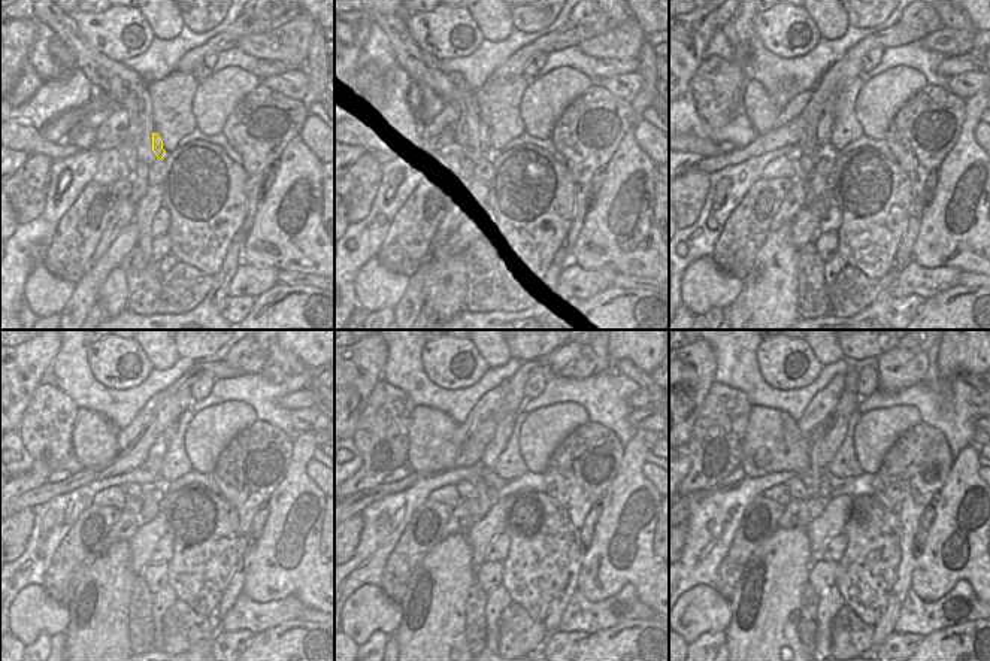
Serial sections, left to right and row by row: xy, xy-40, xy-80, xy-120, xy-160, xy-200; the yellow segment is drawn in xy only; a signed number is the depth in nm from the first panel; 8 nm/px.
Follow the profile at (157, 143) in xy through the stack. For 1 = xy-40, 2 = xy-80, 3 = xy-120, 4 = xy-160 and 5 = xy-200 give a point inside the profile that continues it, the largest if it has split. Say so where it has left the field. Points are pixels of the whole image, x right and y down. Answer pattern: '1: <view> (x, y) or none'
1: xy-40 (486, 132)
2: xy-80 (823, 132)
3: xy-120 (154, 461)
4: xy-160 (496, 445)
5: xy-200 (835, 425)

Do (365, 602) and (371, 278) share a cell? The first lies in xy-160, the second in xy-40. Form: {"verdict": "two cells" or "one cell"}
{"verdict": "one cell"}

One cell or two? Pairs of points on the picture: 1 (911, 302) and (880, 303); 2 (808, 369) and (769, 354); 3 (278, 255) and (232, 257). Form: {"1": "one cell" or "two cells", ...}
{"1": "two cells", "2": "one cell", "3": "two cells"}

